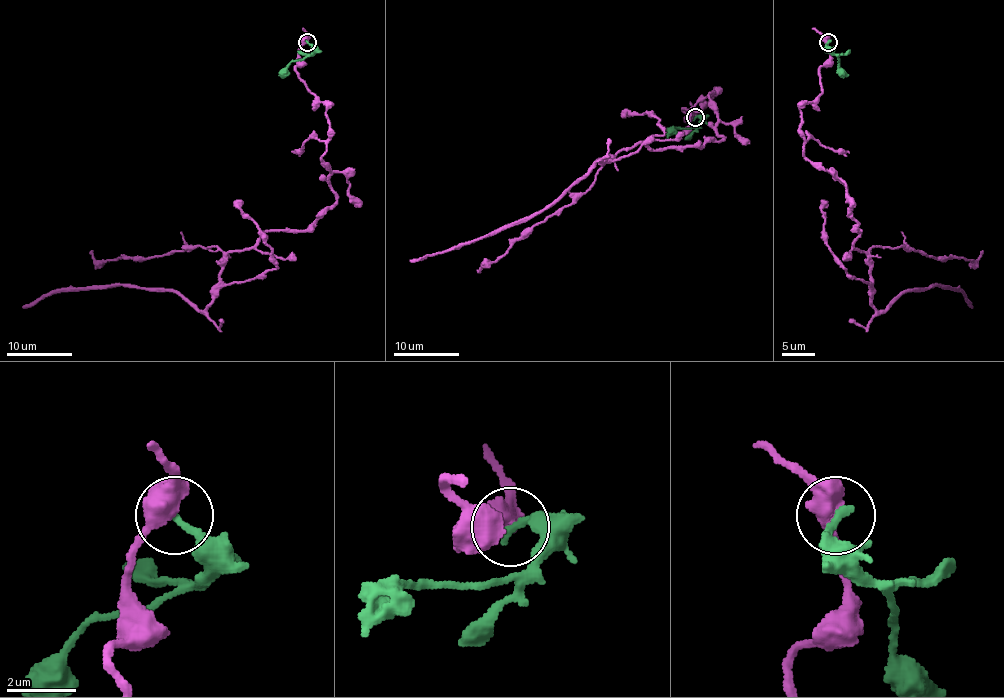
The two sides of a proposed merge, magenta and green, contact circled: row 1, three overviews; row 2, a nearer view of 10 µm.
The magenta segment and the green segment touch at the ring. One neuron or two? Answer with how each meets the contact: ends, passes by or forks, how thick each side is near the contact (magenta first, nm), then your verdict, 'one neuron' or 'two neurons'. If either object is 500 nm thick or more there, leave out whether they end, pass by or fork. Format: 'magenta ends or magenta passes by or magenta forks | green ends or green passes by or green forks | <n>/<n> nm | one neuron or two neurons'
550/240 nm | two neurons

